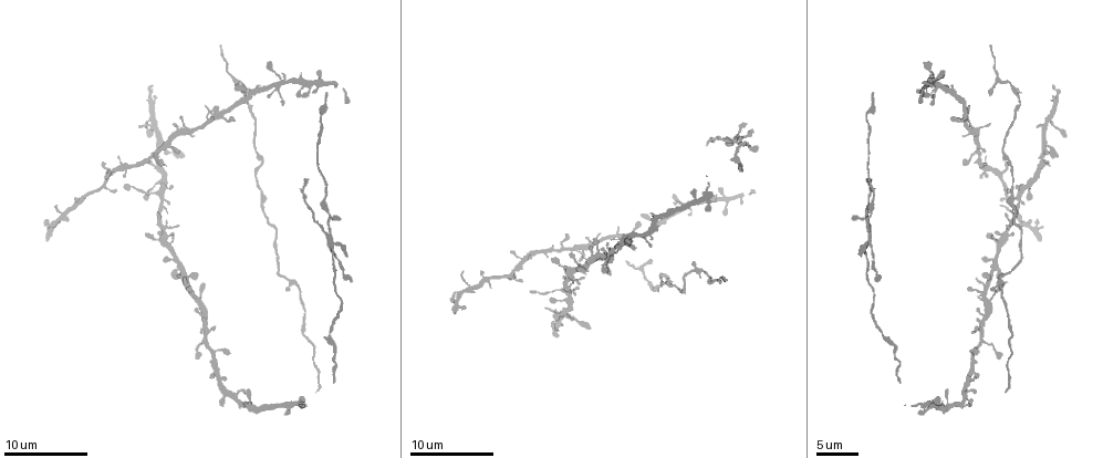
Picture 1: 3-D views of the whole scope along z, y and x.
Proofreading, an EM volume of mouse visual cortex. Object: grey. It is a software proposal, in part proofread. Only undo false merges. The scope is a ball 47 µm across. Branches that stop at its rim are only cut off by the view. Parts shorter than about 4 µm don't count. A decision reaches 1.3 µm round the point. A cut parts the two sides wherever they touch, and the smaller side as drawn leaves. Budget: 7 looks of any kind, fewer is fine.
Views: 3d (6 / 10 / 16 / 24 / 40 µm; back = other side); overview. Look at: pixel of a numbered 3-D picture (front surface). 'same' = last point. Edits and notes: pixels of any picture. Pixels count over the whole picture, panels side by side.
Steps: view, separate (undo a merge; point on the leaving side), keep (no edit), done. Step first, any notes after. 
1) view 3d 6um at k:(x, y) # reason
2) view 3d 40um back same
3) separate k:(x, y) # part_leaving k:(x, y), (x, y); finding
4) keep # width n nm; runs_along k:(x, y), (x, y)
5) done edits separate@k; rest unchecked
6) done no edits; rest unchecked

view 3d 10um at 1:(103, 186) # three-way junction

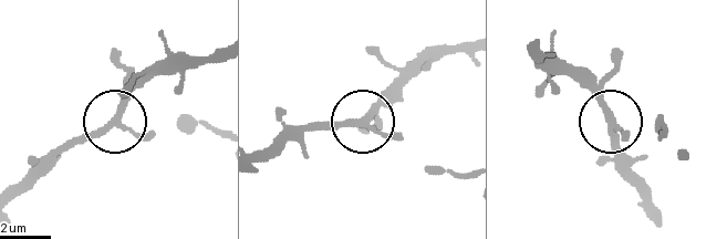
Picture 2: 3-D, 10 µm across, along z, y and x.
keep # width 240 nm; runs_along 2:(658, 135), (658, 123), (626, 134), (613, 123), (613, 165); all the same cell

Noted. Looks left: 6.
view 3d 6um at 1:(644, 266) # small branch off a trunk

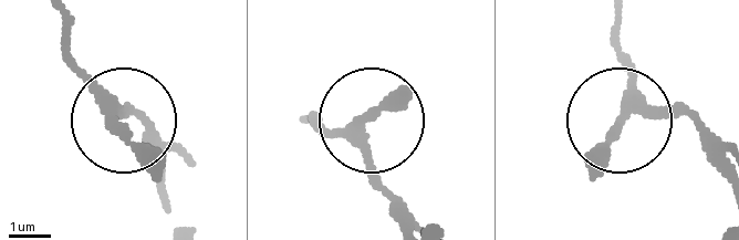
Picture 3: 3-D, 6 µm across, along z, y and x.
view 3d 6um back at 3:(618, 122)

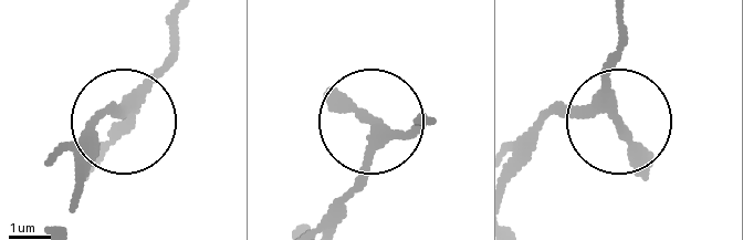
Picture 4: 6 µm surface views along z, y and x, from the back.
keep # all the same cell

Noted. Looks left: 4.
view 3d 6um at 1:(157, 192) # three arms meet

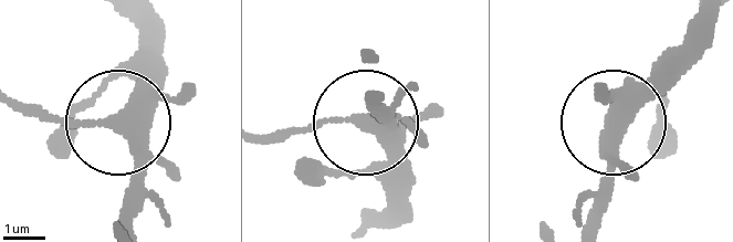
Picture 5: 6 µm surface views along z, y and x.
keep # width 280 nm; runs_along 5:(597, 214), (611, 123), (689, 42); one cell here

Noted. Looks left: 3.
view 3d 10um at 1:(737, 142) # looks like a crossing

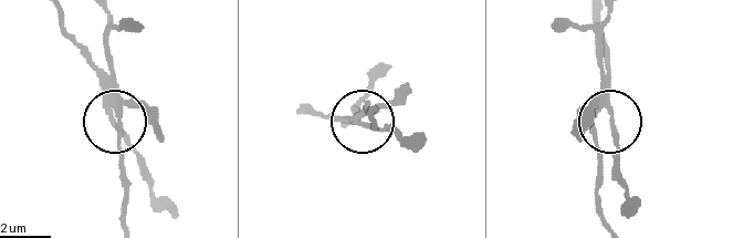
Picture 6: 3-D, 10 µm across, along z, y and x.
separate 6:(90, 65) # part_leaving 6:(114, 94), (63, 20); a second cell is stuck on

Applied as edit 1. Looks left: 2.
done edits separate@6; rest unchecked

